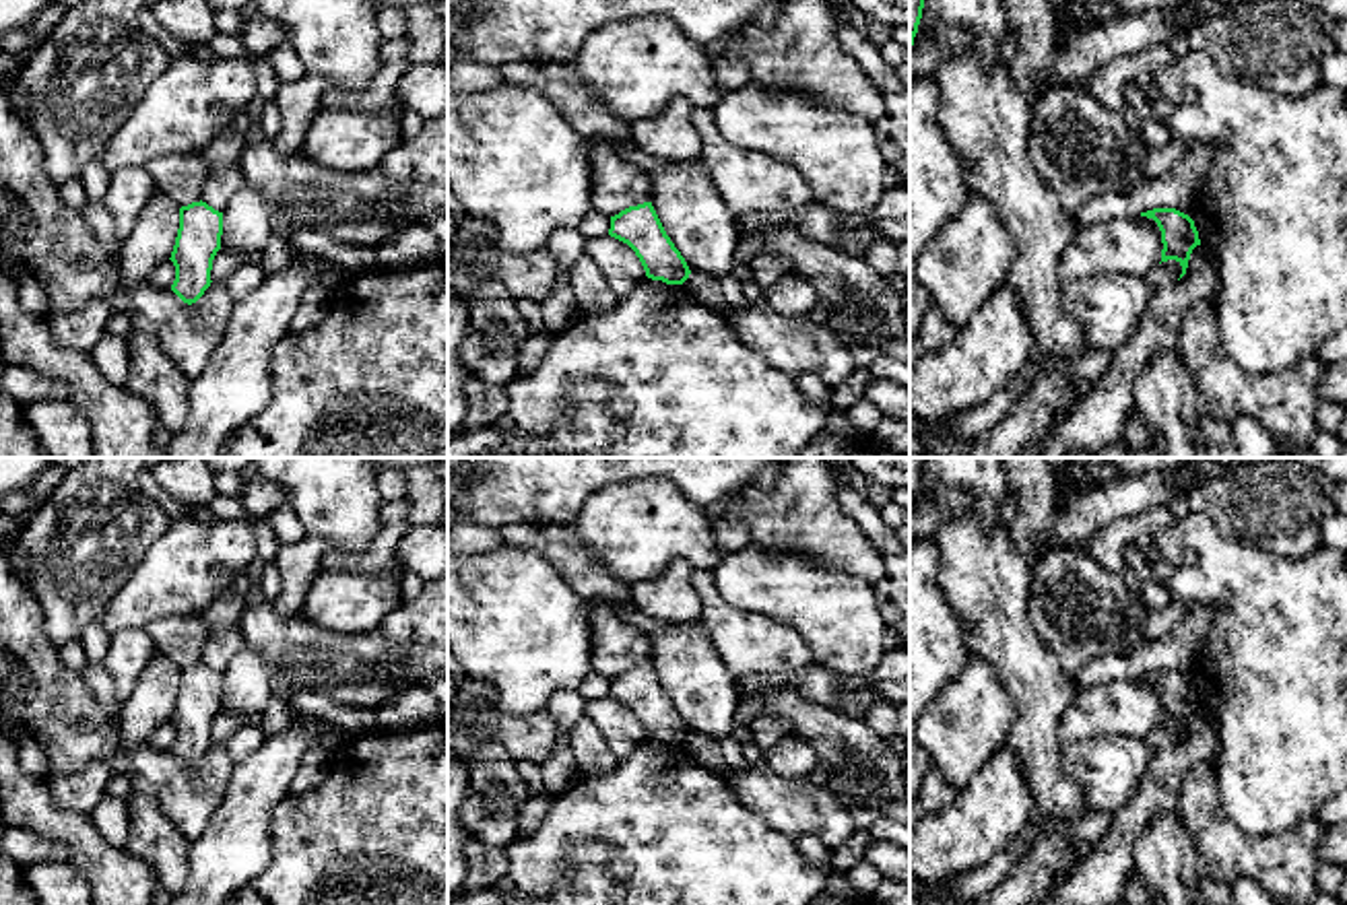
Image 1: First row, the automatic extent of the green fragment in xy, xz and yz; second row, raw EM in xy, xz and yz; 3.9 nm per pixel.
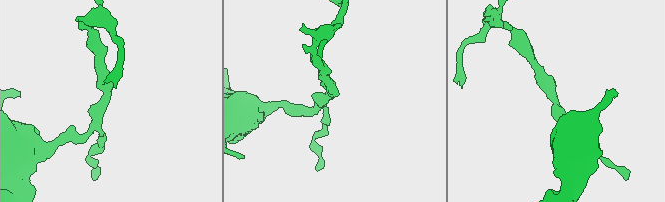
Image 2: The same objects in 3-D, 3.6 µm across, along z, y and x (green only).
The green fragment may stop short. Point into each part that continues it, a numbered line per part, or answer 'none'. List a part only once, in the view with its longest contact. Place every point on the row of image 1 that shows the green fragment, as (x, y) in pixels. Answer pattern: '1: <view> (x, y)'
none

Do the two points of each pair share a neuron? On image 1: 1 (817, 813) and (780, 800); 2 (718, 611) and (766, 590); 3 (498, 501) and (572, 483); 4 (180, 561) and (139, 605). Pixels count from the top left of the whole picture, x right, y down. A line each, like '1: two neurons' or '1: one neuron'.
1: one neuron
2: two neurons
3: one neuron
4: one neuron

